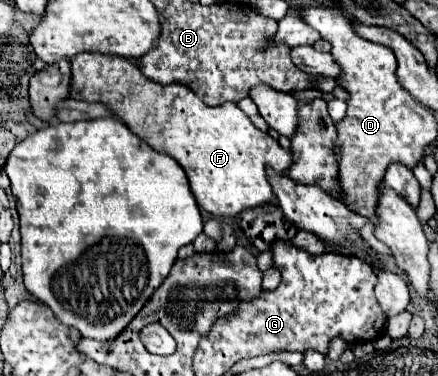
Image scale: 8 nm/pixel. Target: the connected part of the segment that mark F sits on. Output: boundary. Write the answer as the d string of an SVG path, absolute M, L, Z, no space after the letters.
M80 53L70 63L72 63L70 97L108 105L128 125L128 129L136 133L140 139L144 139L152 149L176 159L190 181L190 189L194 193L198 207L216 217L236 217L246 209L254 209L276 201L276 195L268 183L268 169L276 173L286 173L292 167L292 157L268 133L262 133L258 127L254 127L254 123L236 103L226 101L222 105L208 107L188 87L176 83L160 85L148 81L140 73L138 65L134 65L134 61L116 55Z

